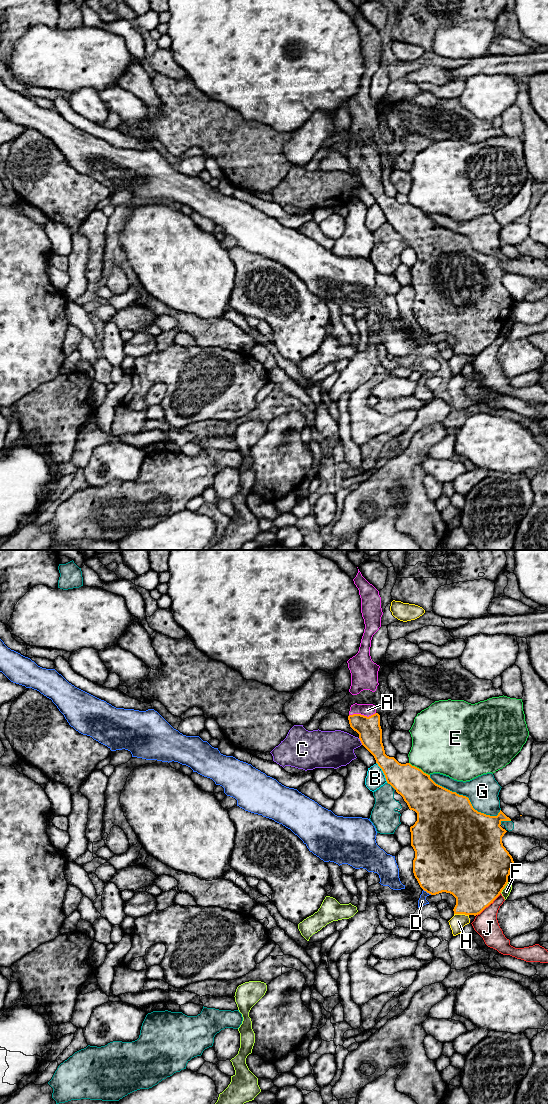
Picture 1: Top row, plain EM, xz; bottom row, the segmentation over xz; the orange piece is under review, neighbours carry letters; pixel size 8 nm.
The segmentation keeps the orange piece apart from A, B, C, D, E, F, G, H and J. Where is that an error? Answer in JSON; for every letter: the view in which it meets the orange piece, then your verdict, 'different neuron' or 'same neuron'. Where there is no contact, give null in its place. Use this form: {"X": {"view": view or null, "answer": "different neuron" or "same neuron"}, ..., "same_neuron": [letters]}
{"A": {"view": "xz", "answer": "same neuron"}, "B": {"view": "xz", "answer": "different neuron"}, "C": {"view": "xz", "answer": "different neuron"}, "D": {"view": "xz", "answer": "different neuron"}, "E": {"view": "xz", "answer": "different neuron"}, "F": {"view": "xz", "answer": "different neuron"}, "G": {"view": "xz", "answer": "different neuron"}, "H": {"view": "xz", "answer": "different neuron"}, "J": {"view": "xz", "answer": "different neuron"}, "same_neuron": ["A"]}

